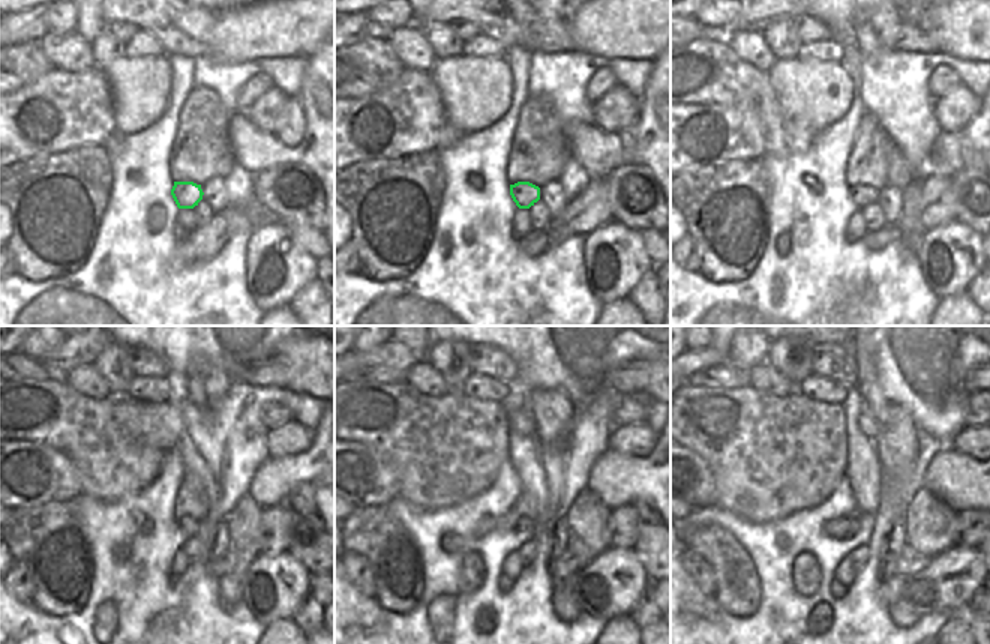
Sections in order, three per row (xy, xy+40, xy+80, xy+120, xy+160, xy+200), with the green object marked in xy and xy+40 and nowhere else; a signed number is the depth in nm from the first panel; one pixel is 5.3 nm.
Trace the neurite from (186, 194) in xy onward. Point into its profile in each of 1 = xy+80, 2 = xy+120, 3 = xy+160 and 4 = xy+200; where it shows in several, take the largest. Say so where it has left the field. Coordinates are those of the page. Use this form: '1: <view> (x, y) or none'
1: xy+80 (861, 195)
2: xy+120 (189, 526)
3: xy+160 (522, 523)
4: xy+200 (851, 529)

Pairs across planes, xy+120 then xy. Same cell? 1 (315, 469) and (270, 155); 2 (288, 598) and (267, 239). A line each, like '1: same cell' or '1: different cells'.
1: same cell
2: same cell

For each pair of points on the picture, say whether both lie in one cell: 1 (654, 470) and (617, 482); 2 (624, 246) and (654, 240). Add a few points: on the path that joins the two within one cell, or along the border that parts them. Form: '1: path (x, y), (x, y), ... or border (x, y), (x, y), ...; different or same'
1: path (645, 478), (626, 478); same
2: border (639, 231), (644, 248), (654, 264); different

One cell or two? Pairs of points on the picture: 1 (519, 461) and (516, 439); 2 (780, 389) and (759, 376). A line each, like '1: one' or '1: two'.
1: one
2: one

